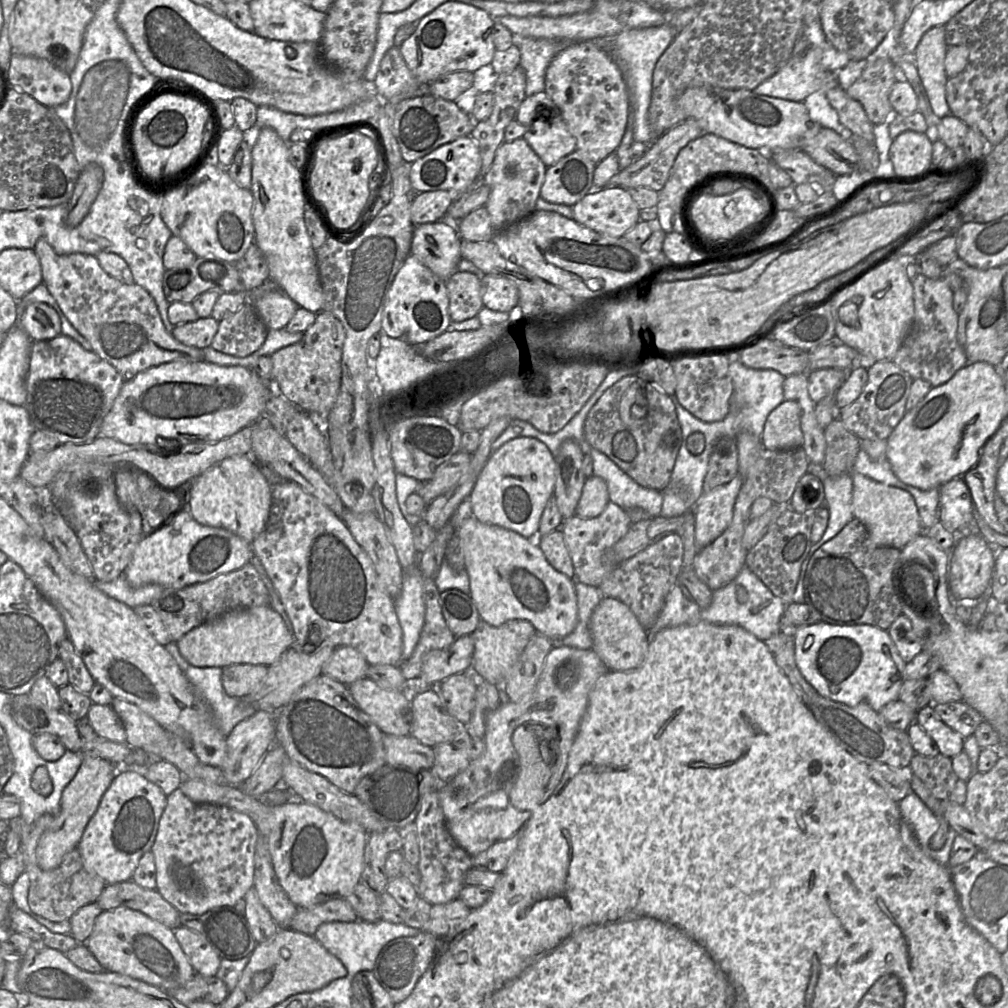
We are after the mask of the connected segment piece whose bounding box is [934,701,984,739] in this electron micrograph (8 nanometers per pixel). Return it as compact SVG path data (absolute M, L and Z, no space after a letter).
M964 701L934 704L939 718L965 739L982 723L982 715Z

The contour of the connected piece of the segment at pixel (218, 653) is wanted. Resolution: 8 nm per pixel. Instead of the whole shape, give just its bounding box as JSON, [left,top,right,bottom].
[176,606,294,668]

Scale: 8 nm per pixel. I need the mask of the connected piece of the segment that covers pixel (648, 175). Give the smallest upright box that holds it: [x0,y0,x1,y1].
[608,119,704,192]

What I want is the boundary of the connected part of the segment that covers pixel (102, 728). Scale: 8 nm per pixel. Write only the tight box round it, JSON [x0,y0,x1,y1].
[86,703,126,742]

